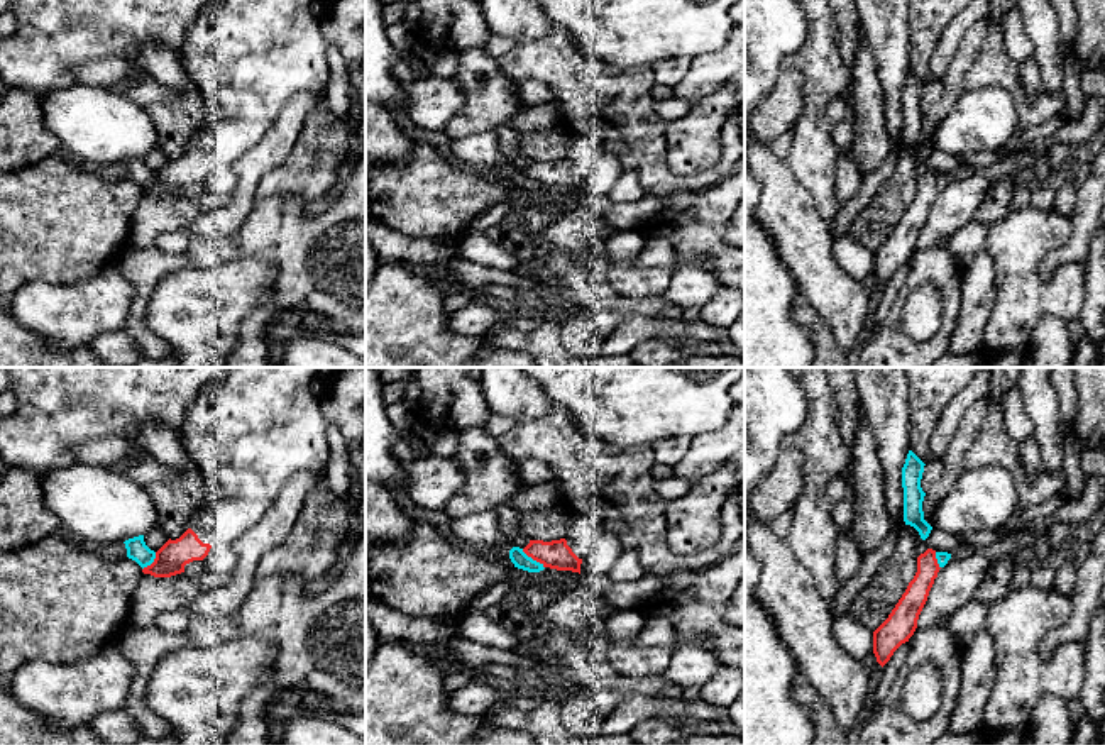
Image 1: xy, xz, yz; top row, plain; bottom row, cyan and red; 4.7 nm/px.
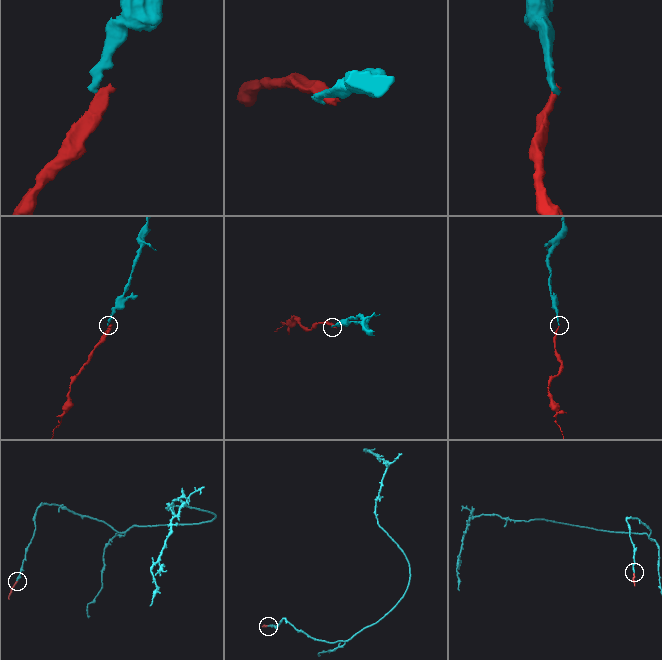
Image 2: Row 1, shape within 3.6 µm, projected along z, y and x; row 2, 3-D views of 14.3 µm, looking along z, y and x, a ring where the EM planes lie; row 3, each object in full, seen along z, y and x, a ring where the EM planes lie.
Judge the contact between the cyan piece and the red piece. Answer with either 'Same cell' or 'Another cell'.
Another cell

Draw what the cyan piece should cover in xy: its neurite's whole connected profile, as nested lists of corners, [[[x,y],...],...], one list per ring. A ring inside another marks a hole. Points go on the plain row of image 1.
[[[144,156],[129,159],[124,164],[127,169],[127,178],[135,181],[142,190],[154,183],[156,173],[146,166]]]

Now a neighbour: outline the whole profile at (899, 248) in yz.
[[[927,169],[921,174],[917,178],[914,200],[909,203],[888,239],[873,252],[873,274],[882,288],[890,281],[893,273],[914,256],[919,235],[939,190],[936,171]]]

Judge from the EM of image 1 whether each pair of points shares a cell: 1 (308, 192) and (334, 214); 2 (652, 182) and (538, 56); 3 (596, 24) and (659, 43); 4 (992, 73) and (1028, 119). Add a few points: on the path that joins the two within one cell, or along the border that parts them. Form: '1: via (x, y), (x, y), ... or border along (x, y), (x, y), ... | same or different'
1: border along (346, 170), (312, 209), (283, 197) | different
2: via (638, 137), (630, 97), (611, 78), (582, 78) | same
3: via (611, 24), (640, 24), (643, 27) | same
4: via (1006, 80), (1017, 92), (1024, 105) | same

